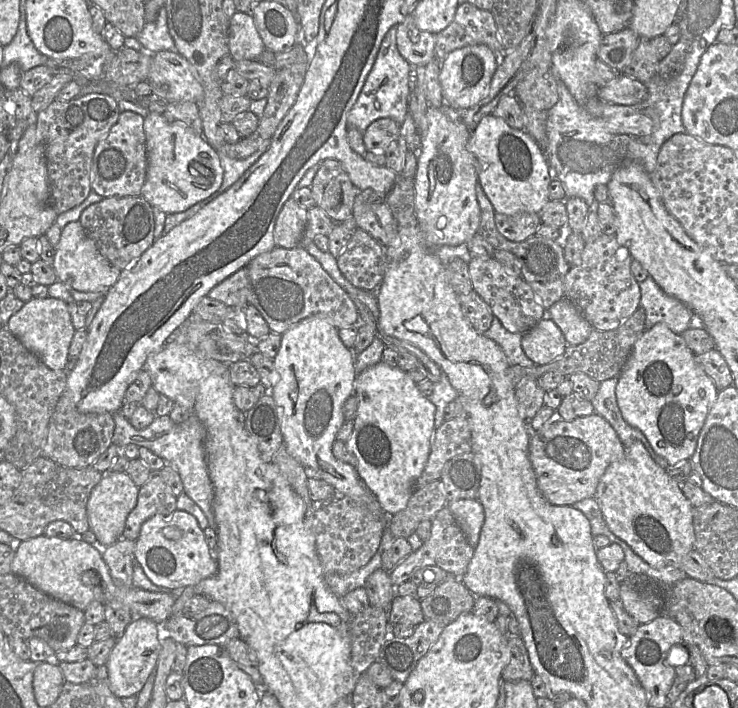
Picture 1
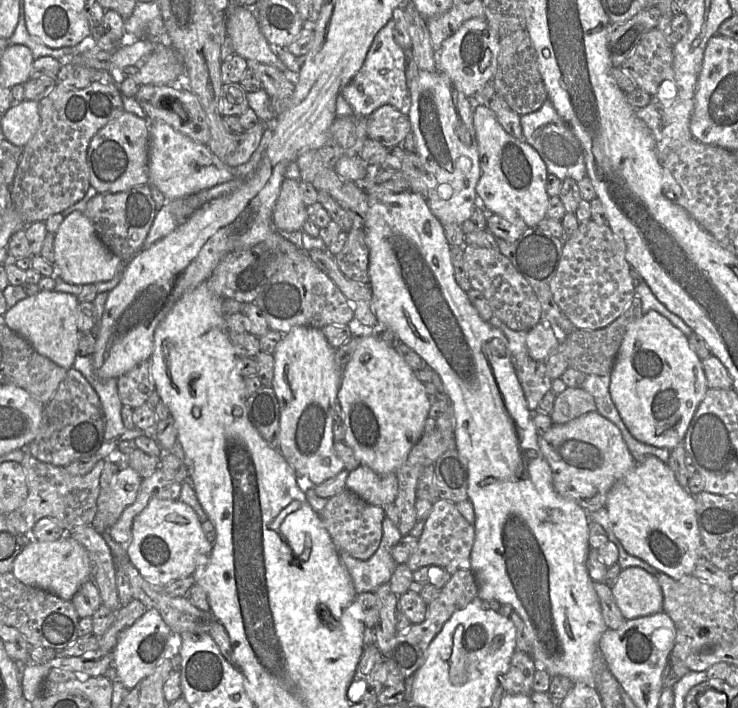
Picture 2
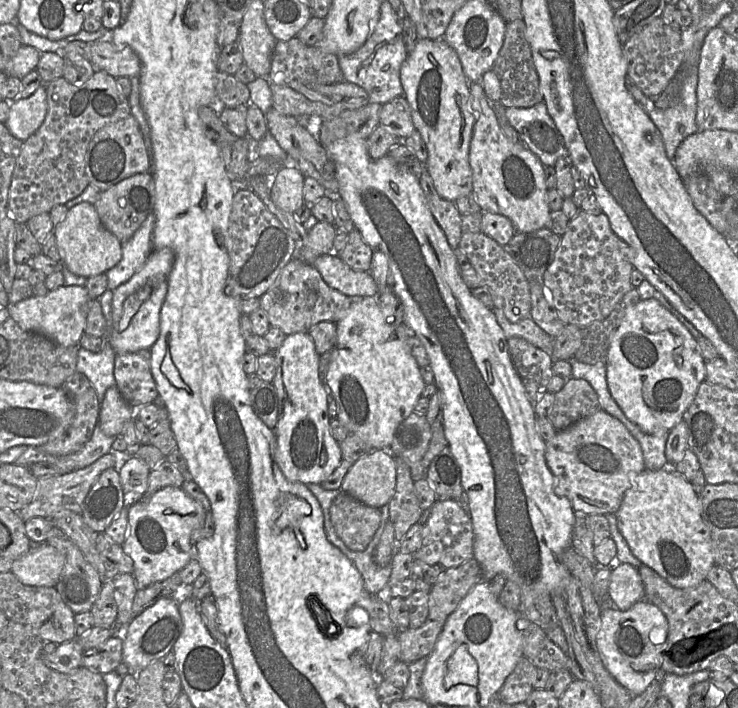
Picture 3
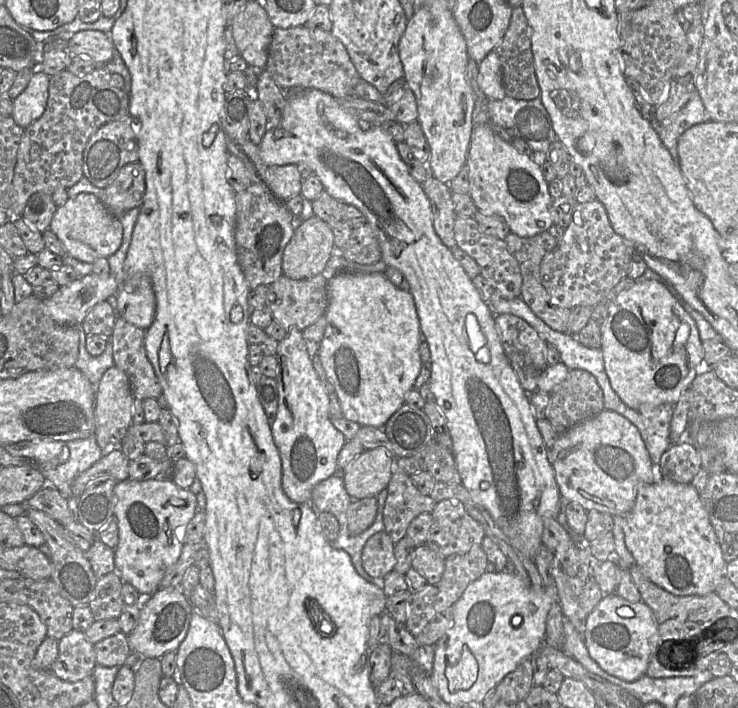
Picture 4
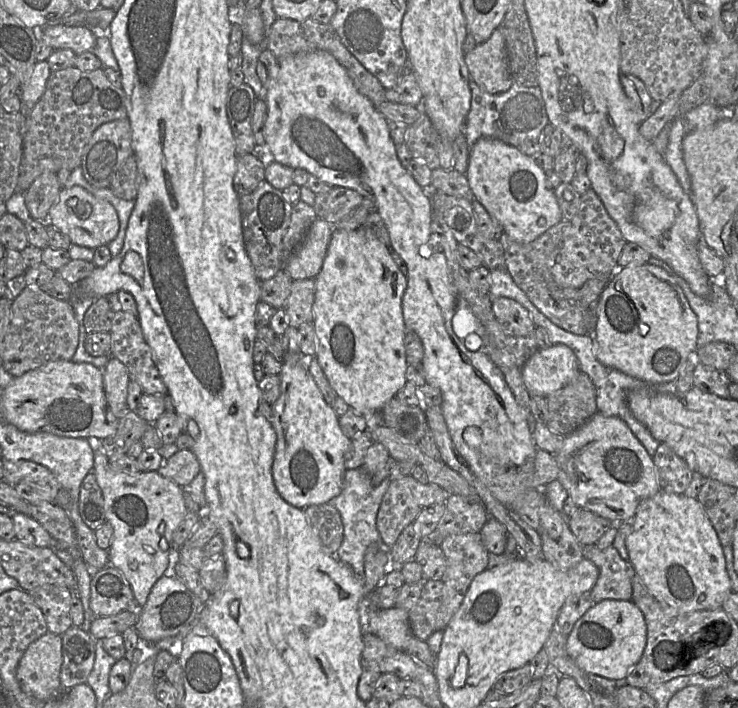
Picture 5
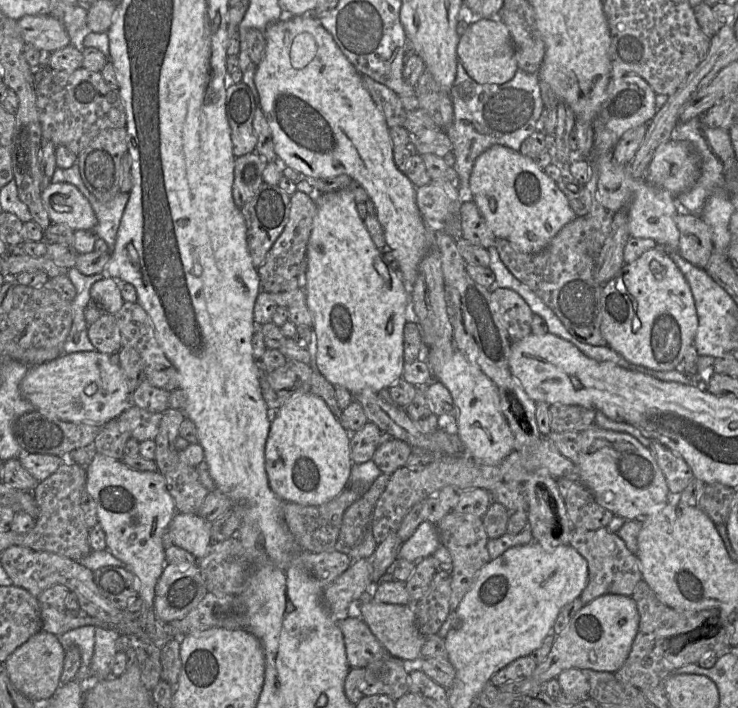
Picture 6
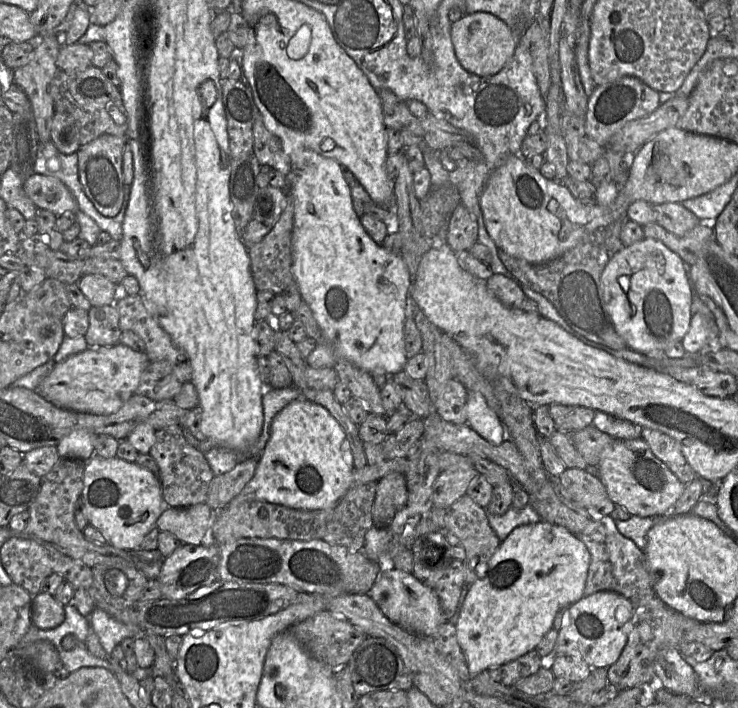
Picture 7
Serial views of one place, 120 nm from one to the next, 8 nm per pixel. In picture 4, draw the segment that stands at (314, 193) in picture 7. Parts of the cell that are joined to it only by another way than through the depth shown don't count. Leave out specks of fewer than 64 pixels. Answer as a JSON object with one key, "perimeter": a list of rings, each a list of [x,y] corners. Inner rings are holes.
{"perimeter":[[[342,272],[328,279],[328,300],[328,309],[325,314],[327,323],[318,354],[327,378],[335,389],[344,418],[355,421],[361,426],[383,428],[389,418],[405,403],[405,397],[413,389],[422,366],[419,355],[420,325],[413,297],[409,291],[402,290],[391,283],[382,273]]]}

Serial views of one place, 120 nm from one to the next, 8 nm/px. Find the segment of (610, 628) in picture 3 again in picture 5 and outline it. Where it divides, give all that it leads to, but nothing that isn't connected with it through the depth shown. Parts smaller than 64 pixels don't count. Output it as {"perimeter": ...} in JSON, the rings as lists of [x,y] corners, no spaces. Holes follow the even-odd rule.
{"perimeter":[[[604,599],[595,603],[574,625],[567,652],[582,669],[609,679],[624,679],[641,659],[647,643],[647,625],[632,600]]]}

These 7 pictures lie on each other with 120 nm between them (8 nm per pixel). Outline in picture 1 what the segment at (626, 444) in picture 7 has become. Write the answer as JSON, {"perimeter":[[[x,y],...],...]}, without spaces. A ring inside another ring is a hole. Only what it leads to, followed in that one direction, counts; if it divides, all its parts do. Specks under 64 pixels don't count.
{"perimeter":[[[596,412],[569,421],[556,417],[539,431],[530,431],[529,459],[537,487],[554,505],[572,506],[580,500],[593,498],[608,467],[624,456],[625,446],[616,431]]]}

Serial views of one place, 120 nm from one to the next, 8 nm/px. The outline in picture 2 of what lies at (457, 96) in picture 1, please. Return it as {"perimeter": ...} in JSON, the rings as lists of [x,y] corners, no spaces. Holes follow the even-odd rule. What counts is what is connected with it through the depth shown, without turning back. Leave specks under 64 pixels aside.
{"perimeter":[[[485,17],[469,19],[463,23],[452,36],[443,42],[442,47],[438,52],[438,71],[445,74],[455,87],[465,96],[473,98],[492,80],[497,70],[500,40],[501,38],[499,38],[492,29]]]}

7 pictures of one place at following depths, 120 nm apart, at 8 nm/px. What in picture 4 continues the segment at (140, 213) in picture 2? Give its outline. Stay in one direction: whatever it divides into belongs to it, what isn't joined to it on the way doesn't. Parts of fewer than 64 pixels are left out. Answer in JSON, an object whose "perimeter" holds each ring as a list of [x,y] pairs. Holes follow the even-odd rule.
{"perimeter":[[[139,162],[129,163],[123,166],[117,177],[105,188],[103,204],[119,219],[124,213],[133,208],[140,208],[146,190],[145,171]]]}

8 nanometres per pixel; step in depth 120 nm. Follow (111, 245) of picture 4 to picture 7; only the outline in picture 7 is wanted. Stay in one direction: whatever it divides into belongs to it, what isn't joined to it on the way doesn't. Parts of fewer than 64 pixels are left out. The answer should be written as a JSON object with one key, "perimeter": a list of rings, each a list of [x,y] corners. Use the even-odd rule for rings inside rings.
{"perimeter":[[[35,173],[23,181],[23,190],[38,208],[49,210],[57,217],[79,211],[71,192],[57,178]]]}

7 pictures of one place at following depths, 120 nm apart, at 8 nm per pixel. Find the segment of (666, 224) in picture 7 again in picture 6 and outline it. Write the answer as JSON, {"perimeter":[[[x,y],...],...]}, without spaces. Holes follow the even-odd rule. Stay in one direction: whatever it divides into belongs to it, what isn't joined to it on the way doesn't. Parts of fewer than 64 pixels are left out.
{"perimeter":[[[680,209],[675,222],[680,233],[678,253],[694,266],[705,269],[714,250],[710,227],[700,215]]]}

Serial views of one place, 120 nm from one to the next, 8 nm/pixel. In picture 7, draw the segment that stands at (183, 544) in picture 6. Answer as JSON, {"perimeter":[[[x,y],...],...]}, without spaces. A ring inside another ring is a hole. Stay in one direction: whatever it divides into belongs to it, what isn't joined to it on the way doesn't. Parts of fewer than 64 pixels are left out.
{"perimeter":[[[205,503],[188,508],[167,507],[157,519],[156,528],[172,533],[182,544],[200,545],[216,512]]]}

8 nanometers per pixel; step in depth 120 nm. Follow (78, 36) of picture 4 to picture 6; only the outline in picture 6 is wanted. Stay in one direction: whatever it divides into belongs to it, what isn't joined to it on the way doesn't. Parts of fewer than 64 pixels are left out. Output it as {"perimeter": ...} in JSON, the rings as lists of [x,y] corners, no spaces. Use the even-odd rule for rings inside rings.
{"perimeter":[[[25,15],[17,24],[25,44],[32,44],[44,57],[71,43],[62,22],[50,15]]]}

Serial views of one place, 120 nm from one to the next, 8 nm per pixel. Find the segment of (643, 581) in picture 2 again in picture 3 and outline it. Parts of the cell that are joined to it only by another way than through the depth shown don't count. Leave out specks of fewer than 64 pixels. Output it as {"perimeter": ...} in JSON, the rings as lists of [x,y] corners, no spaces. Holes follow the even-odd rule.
{"perimeter":[[[621,563],[611,571],[609,597],[614,606],[621,611],[645,600],[644,585],[636,567]]]}

